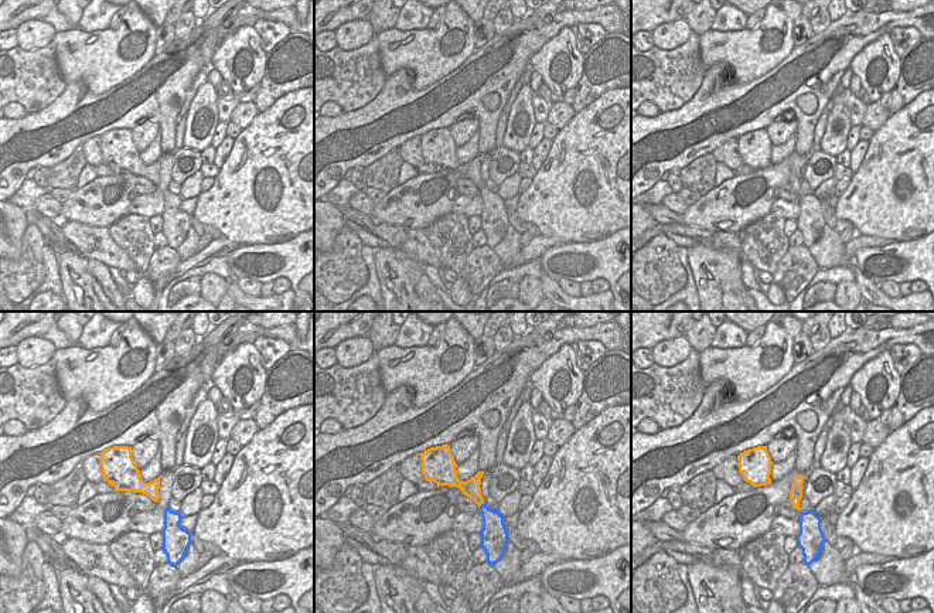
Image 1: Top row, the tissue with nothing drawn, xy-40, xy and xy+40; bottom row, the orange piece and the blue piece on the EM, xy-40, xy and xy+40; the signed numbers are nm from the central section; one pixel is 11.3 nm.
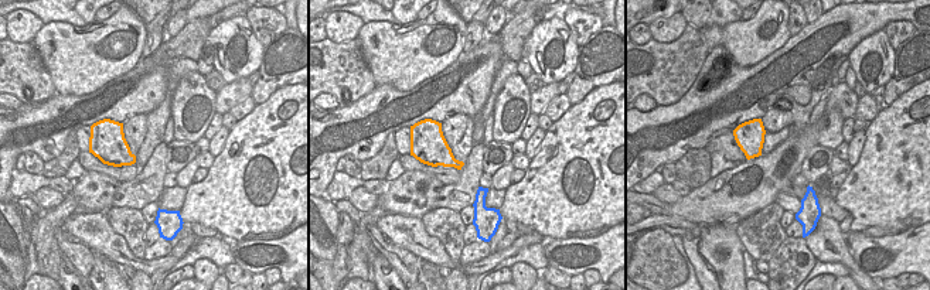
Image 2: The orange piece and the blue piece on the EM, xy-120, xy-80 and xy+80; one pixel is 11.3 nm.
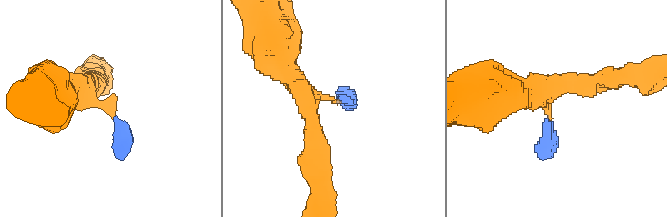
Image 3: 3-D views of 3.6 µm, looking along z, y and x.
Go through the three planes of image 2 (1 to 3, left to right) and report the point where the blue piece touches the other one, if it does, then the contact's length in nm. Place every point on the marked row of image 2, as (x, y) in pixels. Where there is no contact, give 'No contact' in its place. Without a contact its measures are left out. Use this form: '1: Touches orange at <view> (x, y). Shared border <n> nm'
1: No contact
2: No contact
3: No contact.

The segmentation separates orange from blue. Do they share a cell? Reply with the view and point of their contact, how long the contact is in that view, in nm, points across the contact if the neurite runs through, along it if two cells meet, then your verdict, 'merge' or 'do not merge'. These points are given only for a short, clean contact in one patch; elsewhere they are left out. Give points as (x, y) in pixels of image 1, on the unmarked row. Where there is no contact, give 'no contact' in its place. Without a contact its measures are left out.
meets orange in xy at (481, 186); contact 100 nm long; runs through xy (471, 170), (481, 186), (493, 204); merge

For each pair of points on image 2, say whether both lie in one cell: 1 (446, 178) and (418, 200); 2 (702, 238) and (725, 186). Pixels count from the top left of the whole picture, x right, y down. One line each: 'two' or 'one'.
1: two
2: two

